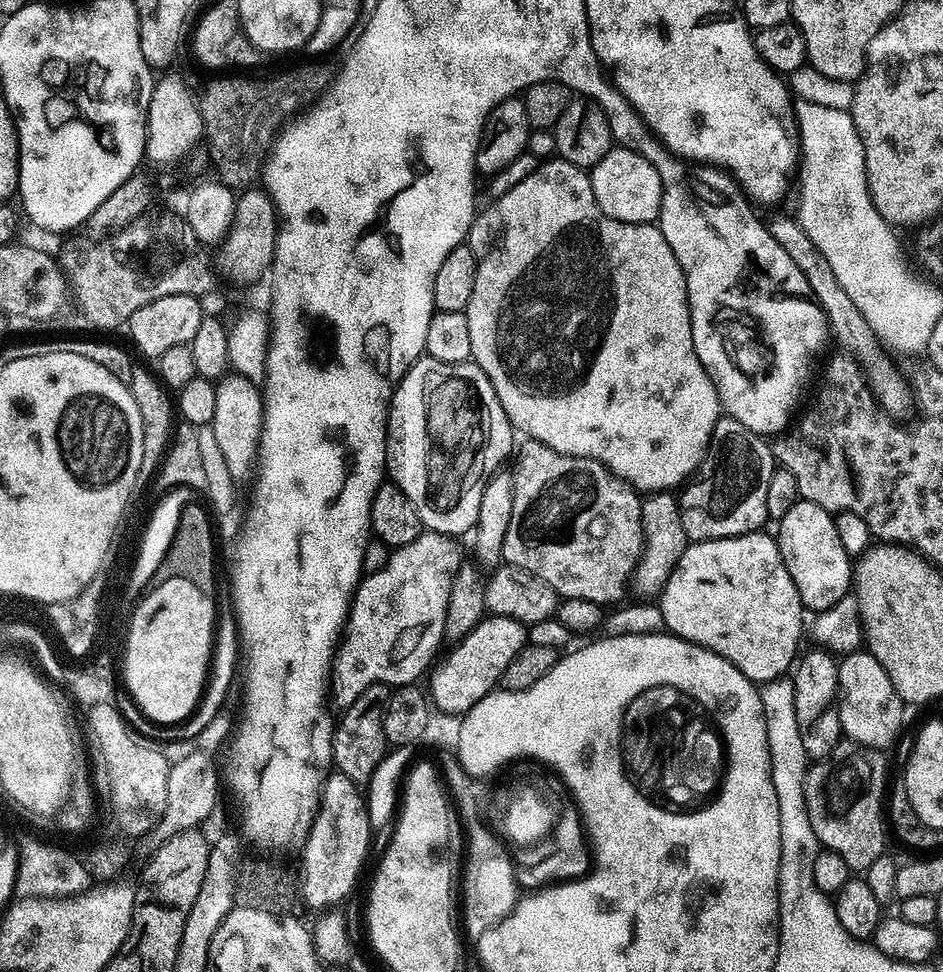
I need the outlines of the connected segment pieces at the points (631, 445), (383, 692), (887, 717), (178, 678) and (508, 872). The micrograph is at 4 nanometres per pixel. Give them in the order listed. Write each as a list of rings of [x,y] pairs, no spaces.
[[[559,158],[548,160],[545,164],[544,161],[537,163],[536,169],[522,178],[514,190],[506,190],[502,198],[491,201],[487,206],[489,208],[485,212],[483,209],[477,215],[466,241],[476,255],[474,291],[470,294],[466,309],[470,350],[472,360],[484,371],[486,378],[490,378],[494,394],[498,394],[498,402],[502,402],[502,410],[506,410],[506,418],[513,429],[517,433],[525,432],[523,435],[527,439],[558,450],[558,454],[597,460],[641,494],[679,489],[704,460],[714,426],[722,419],[722,409],[714,382],[706,374],[702,362],[698,362],[686,278],[662,230],[655,223],[631,224],[610,218],[598,206],[598,198],[594,198],[591,175],[585,169]]]
[[[375,684],[358,698],[349,708],[343,709],[340,722],[335,725],[332,737],[332,764],[335,771],[346,774],[354,783],[364,786],[371,780],[374,770],[382,762],[382,758],[388,755],[390,745],[384,733],[384,707],[388,701],[390,691],[387,684]]]
[[[867,650],[847,653],[839,661],[838,711],[840,714],[840,731],[847,739],[865,744],[871,748],[888,750],[896,740],[900,727],[904,724],[906,705],[890,682],[890,674]]]
[[[170,578],[170,582],[155,585],[134,612],[136,624],[132,623],[130,629],[128,692],[136,692],[136,704],[157,725],[179,725],[196,711],[210,675],[214,629],[218,624],[213,597],[198,590],[194,582],[186,582],[186,578]]]
[[[448,748],[442,750],[436,757],[437,765],[441,770],[447,791],[451,801],[458,806],[456,809],[458,820],[460,820],[466,830],[466,864],[464,866],[464,878],[462,880],[462,928],[465,935],[469,936],[472,942],[494,927],[501,920],[512,912],[516,906],[516,901],[520,896],[520,886],[517,882],[517,873],[515,866],[502,846],[501,842],[494,836],[493,832],[486,828],[482,816],[486,810],[490,798],[490,790],[481,777],[470,775],[460,760],[457,758],[455,751]]]

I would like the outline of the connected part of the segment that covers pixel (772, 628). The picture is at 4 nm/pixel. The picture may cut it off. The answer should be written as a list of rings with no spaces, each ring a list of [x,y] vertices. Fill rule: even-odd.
[[[761,530],[748,532],[745,536],[727,536],[724,540],[697,540],[689,543],[682,554],[682,558],[678,558],[670,578],[664,584],[664,589],[658,593],[658,603],[664,619],[664,627],[671,635],[680,636],[691,644],[697,644],[716,652],[722,658],[726,658],[735,668],[742,670],[742,674],[746,674],[746,678],[757,686],[763,686],[770,680],[777,680],[779,676],[785,675],[793,667],[794,661],[801,651],[800,635],[804,632],[804,616],[806,617],[806,609],[801,604],[798,590],[794,586],[794,578],[790,578],[790,574],[782,562],[782,554],[776,545],[776,537],[769,533],[767,536],[766,533],[767,531]]]

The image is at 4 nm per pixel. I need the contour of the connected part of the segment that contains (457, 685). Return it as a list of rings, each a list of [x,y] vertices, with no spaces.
[[[489,615],[481,620],[478,626],[474,626],[474,630],[451,645],[452,653],[444,661],[441,659],[431,669],[430,700],[435,711],[456,717],[468,712],[499,685],[506,666],[510,666],[514,654],[518,654],[518,650],[522,650],[527,643],[527,627],[514,618]]]

